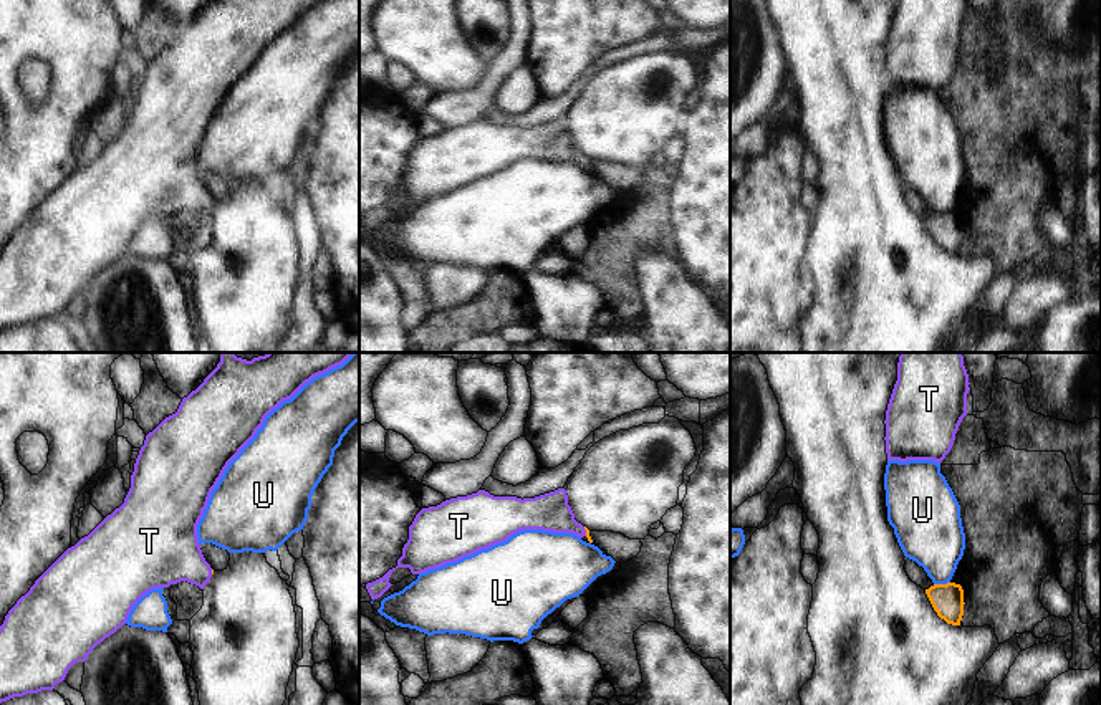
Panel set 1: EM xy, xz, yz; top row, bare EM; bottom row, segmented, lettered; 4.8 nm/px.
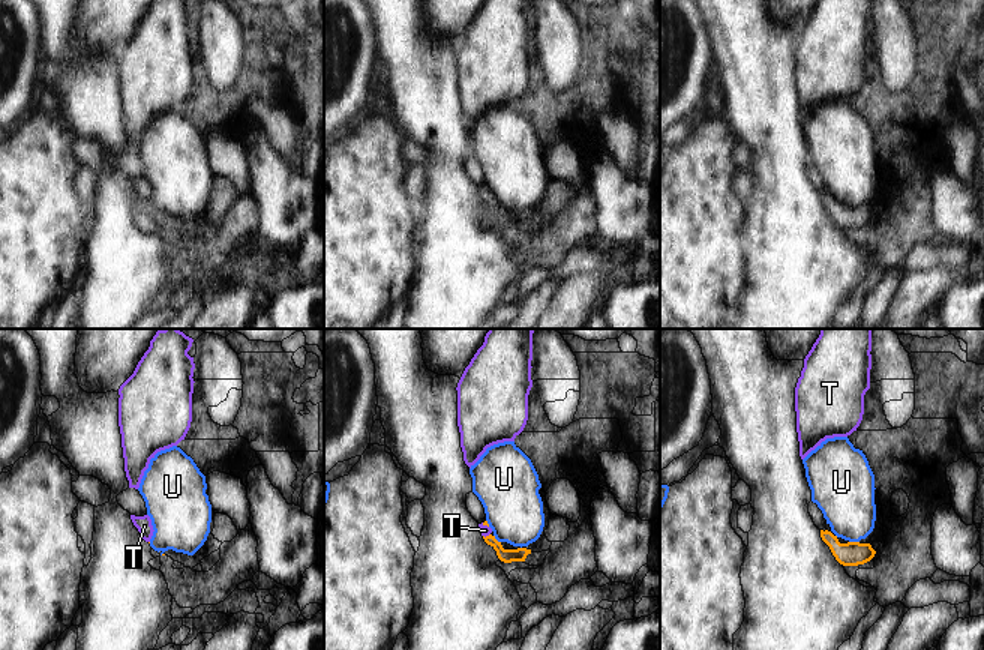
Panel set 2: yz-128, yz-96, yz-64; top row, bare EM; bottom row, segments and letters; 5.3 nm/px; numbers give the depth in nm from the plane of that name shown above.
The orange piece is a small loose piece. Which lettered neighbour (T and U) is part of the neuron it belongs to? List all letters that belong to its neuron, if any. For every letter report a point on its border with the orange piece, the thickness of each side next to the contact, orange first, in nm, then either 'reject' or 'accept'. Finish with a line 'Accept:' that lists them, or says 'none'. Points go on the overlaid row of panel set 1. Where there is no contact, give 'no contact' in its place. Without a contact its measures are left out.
T: contact xz (586, 532); calibres 20 and 190 nm; accept
U: contact yz (941, 585); calibres 160 and 300 nm; reject
Accept: T

